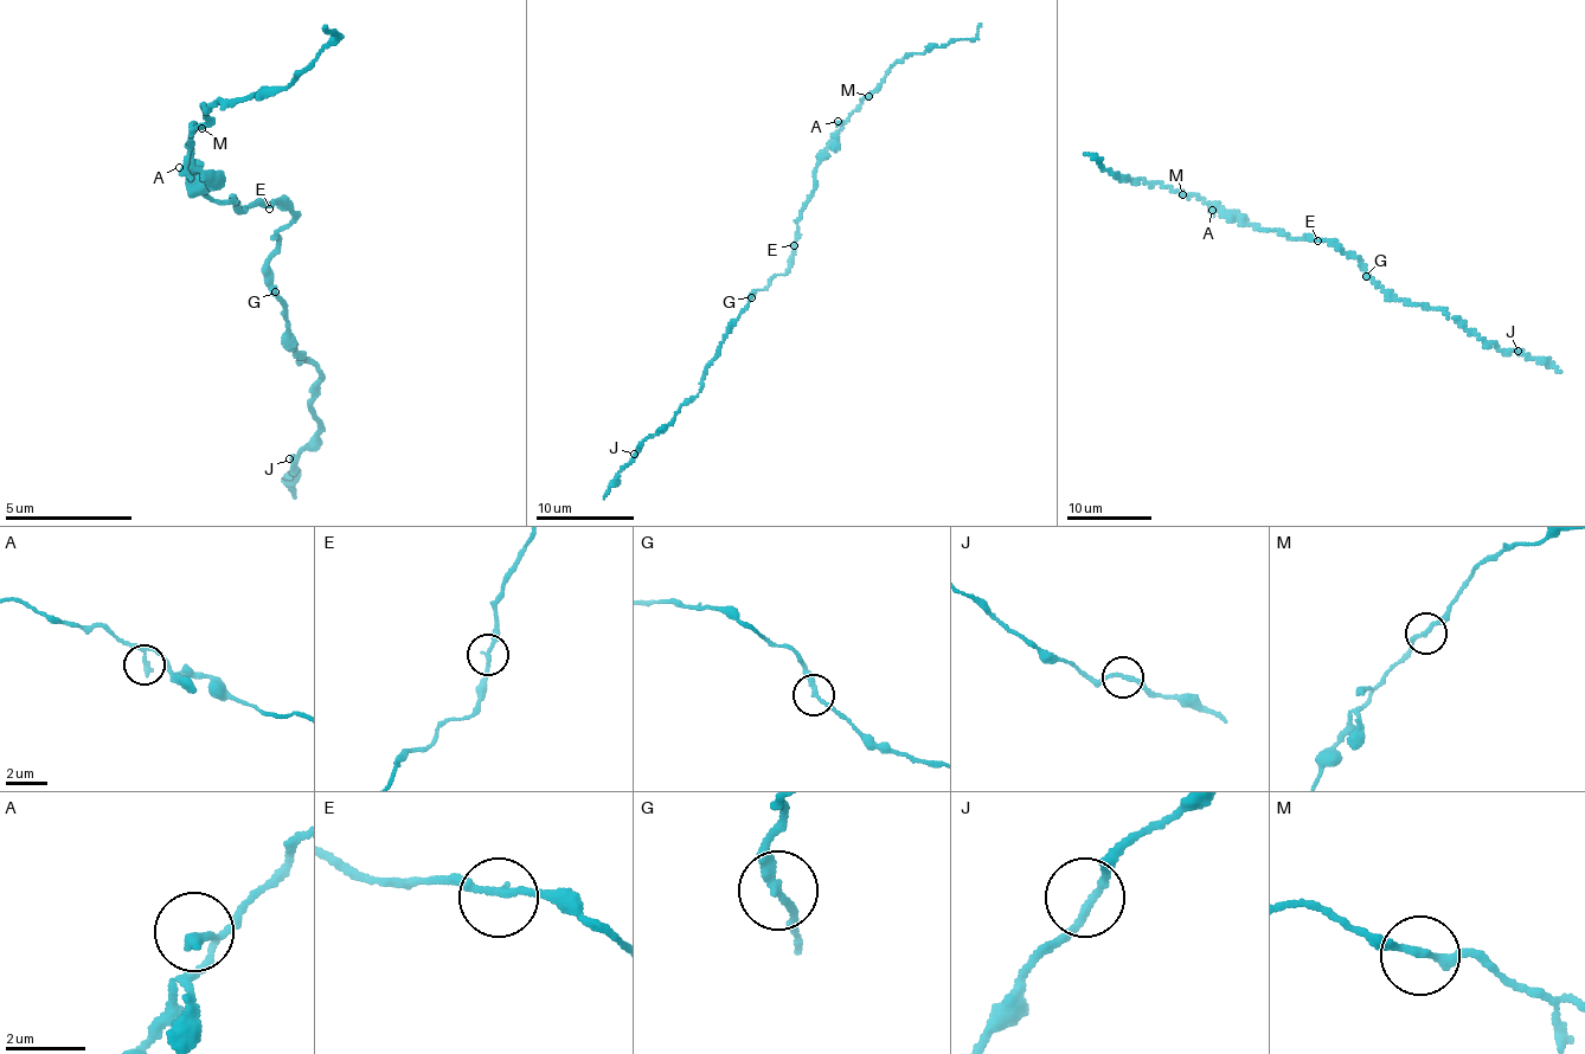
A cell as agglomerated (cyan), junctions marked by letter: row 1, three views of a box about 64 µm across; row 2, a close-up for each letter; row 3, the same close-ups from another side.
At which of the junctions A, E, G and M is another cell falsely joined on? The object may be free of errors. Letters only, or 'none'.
none

